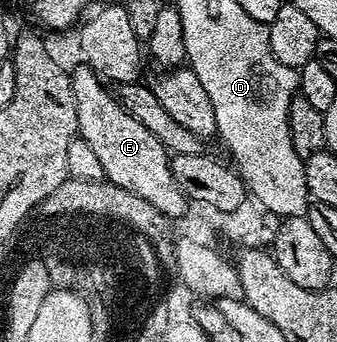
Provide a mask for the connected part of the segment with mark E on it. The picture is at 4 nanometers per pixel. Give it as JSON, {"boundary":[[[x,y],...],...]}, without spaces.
{"boundary":[[[82,63],[70,73],[70,82],[72,83],[72,95],[76,103],[76,119],[78,120],[77,136],[83,137],[92,147],[93,153],[100,159],[102,176],[105,180],[111,181],[118,187],[126,188],[128,192],[135,193],[141,199],[148,199],[156,211],[160,211],[167,219],[177,219],[186,209],[188,198],[182,192],[182,188],[176,183],[176,179],[170,170],[171,154],[166,152],[160,139],[140,123],[121,103],[118,102],[117,96],[110,93],[101,77],[90,68],[89,65]]]}

